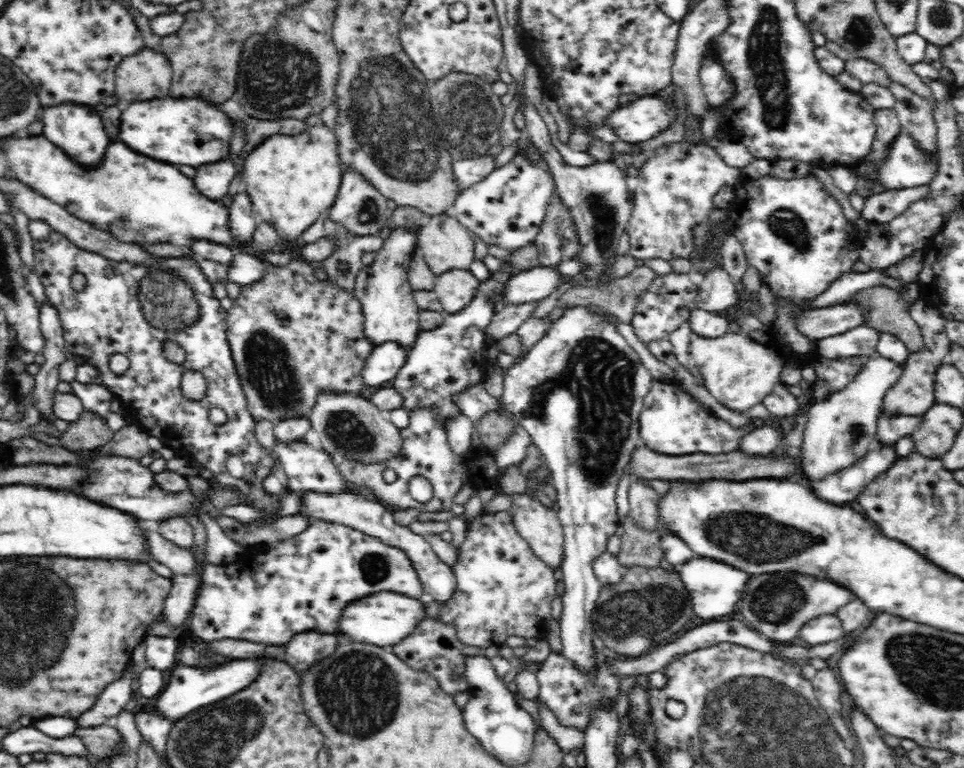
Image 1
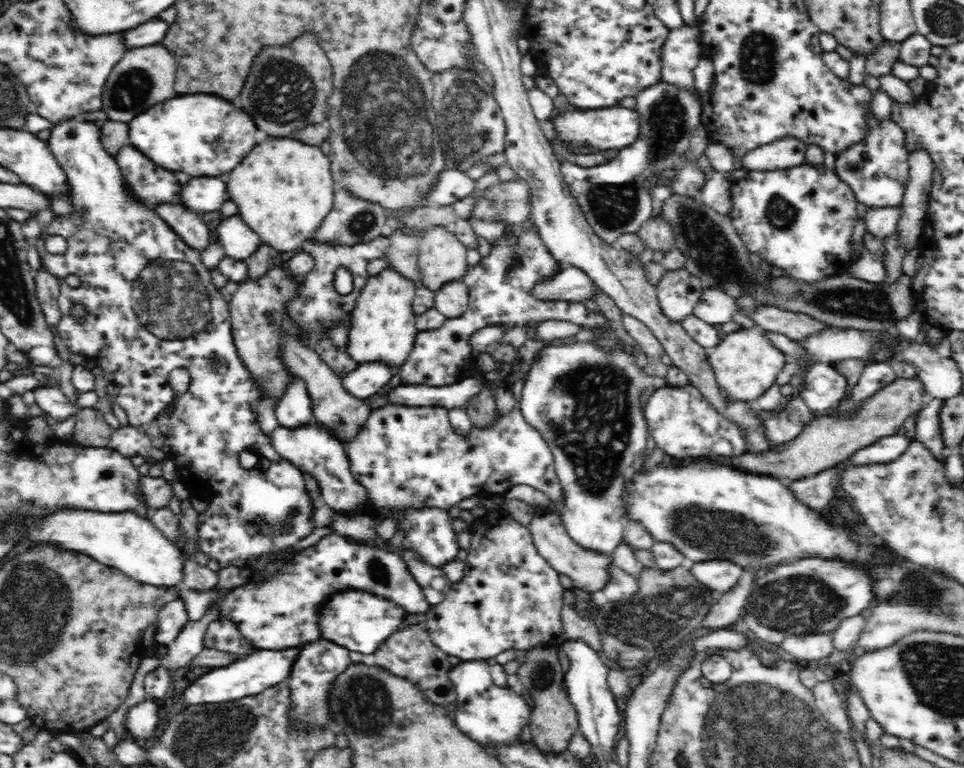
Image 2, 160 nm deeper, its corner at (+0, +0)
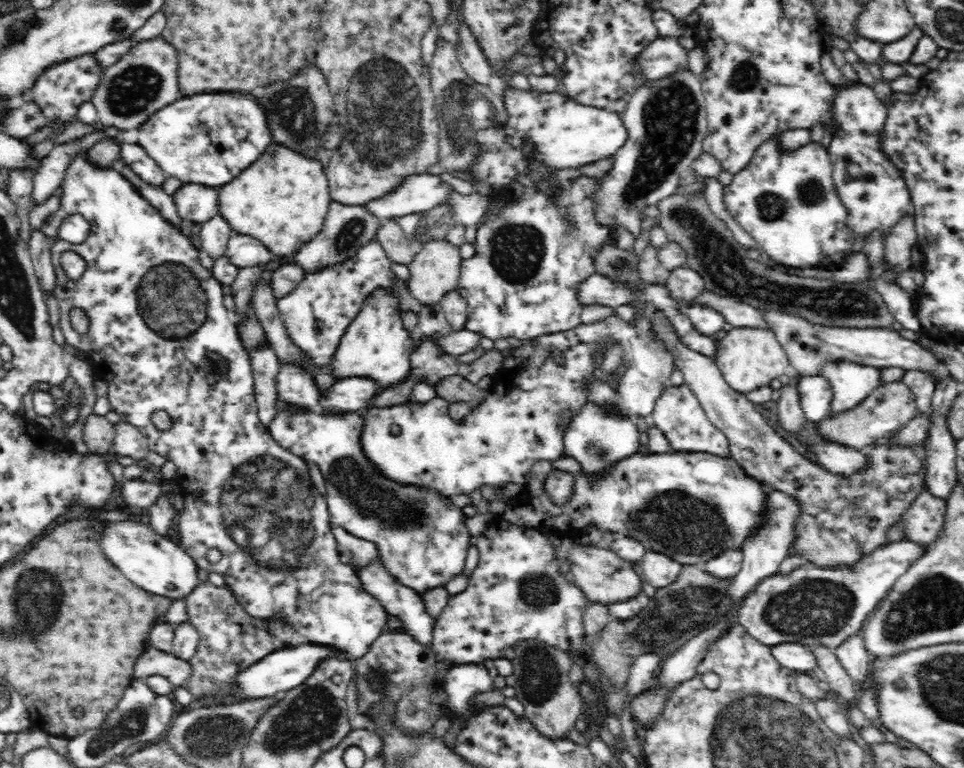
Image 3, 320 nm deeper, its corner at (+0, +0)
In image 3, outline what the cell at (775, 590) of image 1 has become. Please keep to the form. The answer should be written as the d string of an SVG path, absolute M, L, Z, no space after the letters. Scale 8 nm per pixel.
M900 540L878 547L874 554L866 555L856 566L836 566L834 569L822 569L816 565L804 564L789 575L774 575L762 579L758 586L744 596L736 608L735 624L742 625L748 634L766 646L784 643L798 643L806 647L824 645L834 650L847 638L862 633L861 628L869 614L882 602L894 583L920 558L924 558L928 549L910 540Z

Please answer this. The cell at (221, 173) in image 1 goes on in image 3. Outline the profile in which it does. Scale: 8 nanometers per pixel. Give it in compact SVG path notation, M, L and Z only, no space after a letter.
M182 184L173 194L174 204L182 221L193 225L205 223L219 214L219 187L200 184Z

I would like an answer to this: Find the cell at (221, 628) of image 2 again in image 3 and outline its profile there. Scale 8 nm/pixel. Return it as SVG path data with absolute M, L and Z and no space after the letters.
M210 581L195 586L194 590L185 598L185 605L186 615L188 615L187 621L198 631L199 647L194 656L188 660L188 663L192 665L192 674L186 678L184 688L192 694L193 701L222 702L240 700L237 695L228 695L238 694L237 682L235 682L238 674L250 665L257 663L262 657L281 648L273 645L273 634L269 634L269 625L266 625L263 620L246 613L243 606L234 598L230 589L216 587Z

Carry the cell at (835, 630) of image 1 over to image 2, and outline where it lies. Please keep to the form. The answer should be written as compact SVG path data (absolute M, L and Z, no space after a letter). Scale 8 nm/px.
M832 634L792 635L781 642L779 650L788 660L819 662L834 652Z

